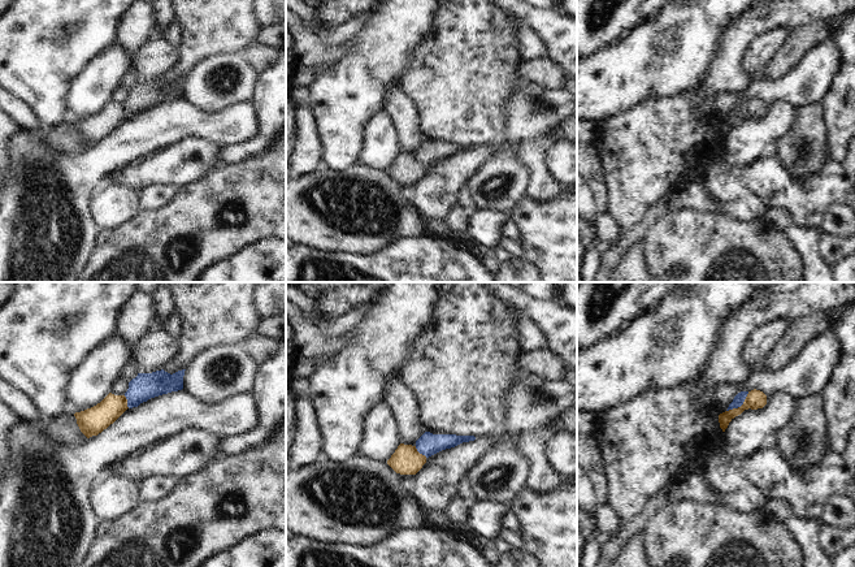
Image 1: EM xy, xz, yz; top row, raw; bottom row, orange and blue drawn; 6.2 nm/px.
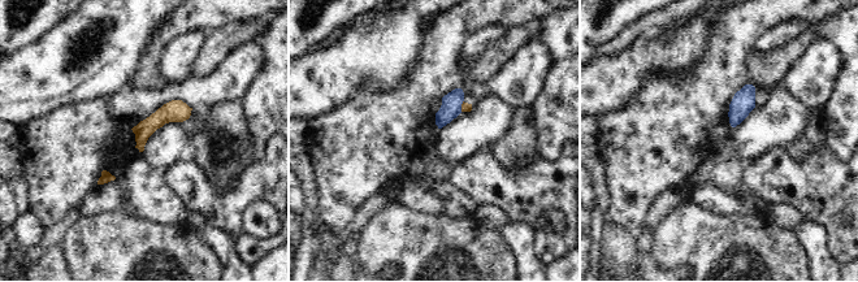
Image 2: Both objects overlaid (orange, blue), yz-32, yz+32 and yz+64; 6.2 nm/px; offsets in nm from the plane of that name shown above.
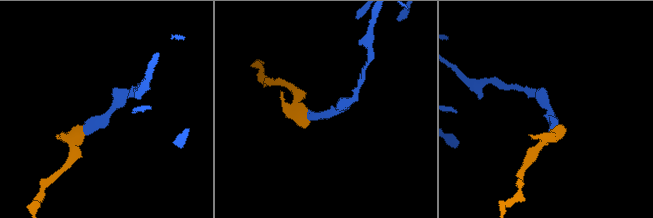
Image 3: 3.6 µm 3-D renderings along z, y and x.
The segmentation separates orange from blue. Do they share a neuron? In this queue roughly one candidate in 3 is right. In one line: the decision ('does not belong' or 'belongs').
does not belong

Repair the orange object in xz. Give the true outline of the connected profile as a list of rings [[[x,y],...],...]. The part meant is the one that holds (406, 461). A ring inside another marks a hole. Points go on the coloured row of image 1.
[[[400,443],[387,464],[400,475],[416,475],[426,463],[426,456],[416,446]]]

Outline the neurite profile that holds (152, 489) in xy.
[[[148,477],[138,484],[139,502],[155,503],[166,497],[177,485],[175,477]]]

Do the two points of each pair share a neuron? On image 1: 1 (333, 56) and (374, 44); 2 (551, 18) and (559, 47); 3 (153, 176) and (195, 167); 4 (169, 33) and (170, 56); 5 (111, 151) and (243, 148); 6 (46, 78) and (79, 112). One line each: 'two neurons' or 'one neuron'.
1: two neurons
2: one neuron
3: one neuron
4: two neurons
5: two neurons
6: two neurons

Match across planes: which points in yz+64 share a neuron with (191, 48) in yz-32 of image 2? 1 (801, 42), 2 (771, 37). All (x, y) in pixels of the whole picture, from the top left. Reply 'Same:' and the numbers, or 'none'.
Same: 2

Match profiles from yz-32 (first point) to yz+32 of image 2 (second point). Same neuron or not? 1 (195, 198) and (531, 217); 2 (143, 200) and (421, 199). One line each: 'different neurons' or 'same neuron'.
1: same neuron
2: different neurons

